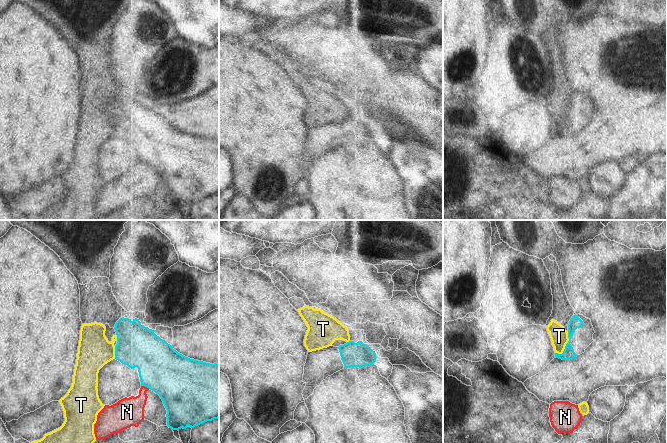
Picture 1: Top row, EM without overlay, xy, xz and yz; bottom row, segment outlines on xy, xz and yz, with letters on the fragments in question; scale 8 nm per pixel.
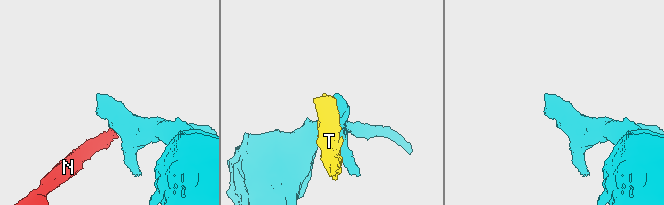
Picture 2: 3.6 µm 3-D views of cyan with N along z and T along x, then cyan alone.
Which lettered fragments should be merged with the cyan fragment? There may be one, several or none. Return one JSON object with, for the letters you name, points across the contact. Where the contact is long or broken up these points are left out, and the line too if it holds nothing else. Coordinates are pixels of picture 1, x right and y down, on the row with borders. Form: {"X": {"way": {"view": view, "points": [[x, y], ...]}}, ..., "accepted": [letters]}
{"accepted": []}

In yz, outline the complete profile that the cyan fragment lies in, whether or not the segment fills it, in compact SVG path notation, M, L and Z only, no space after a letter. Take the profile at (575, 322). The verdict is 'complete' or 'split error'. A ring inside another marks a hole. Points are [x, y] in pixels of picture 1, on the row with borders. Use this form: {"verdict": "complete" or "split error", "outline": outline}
{"verdict": "split error", "outline": "M574 315L568 324L569 341L562 354L555 353L555 357L562 360L573 360L577 355L585 352L585 349L594 342L594 328L591 320L583 315Z"}

